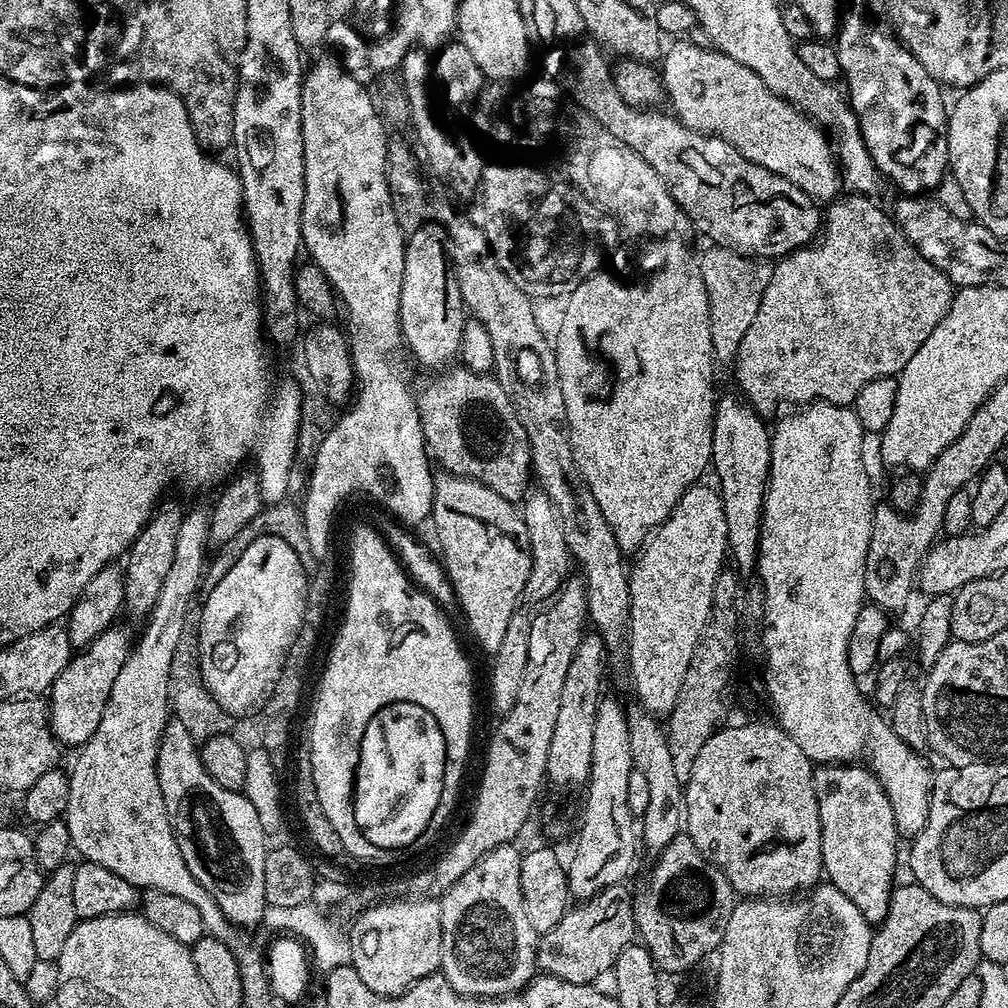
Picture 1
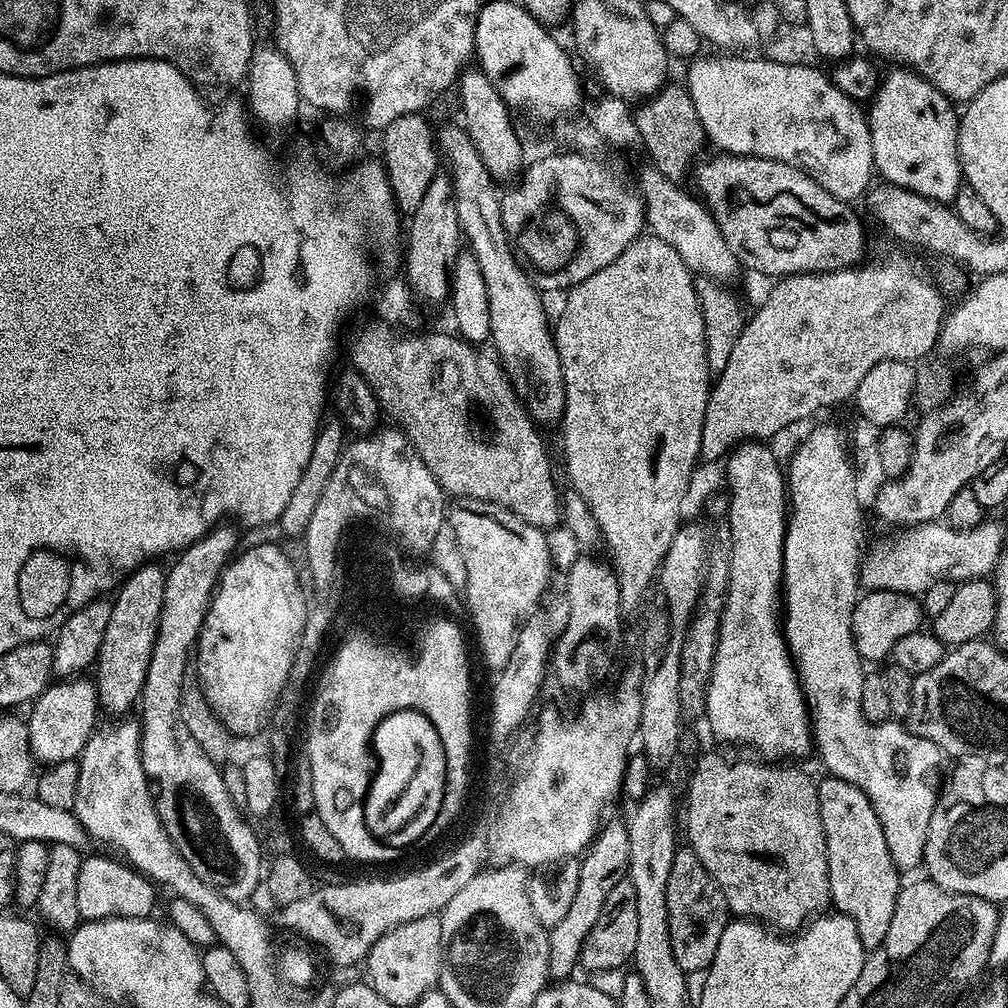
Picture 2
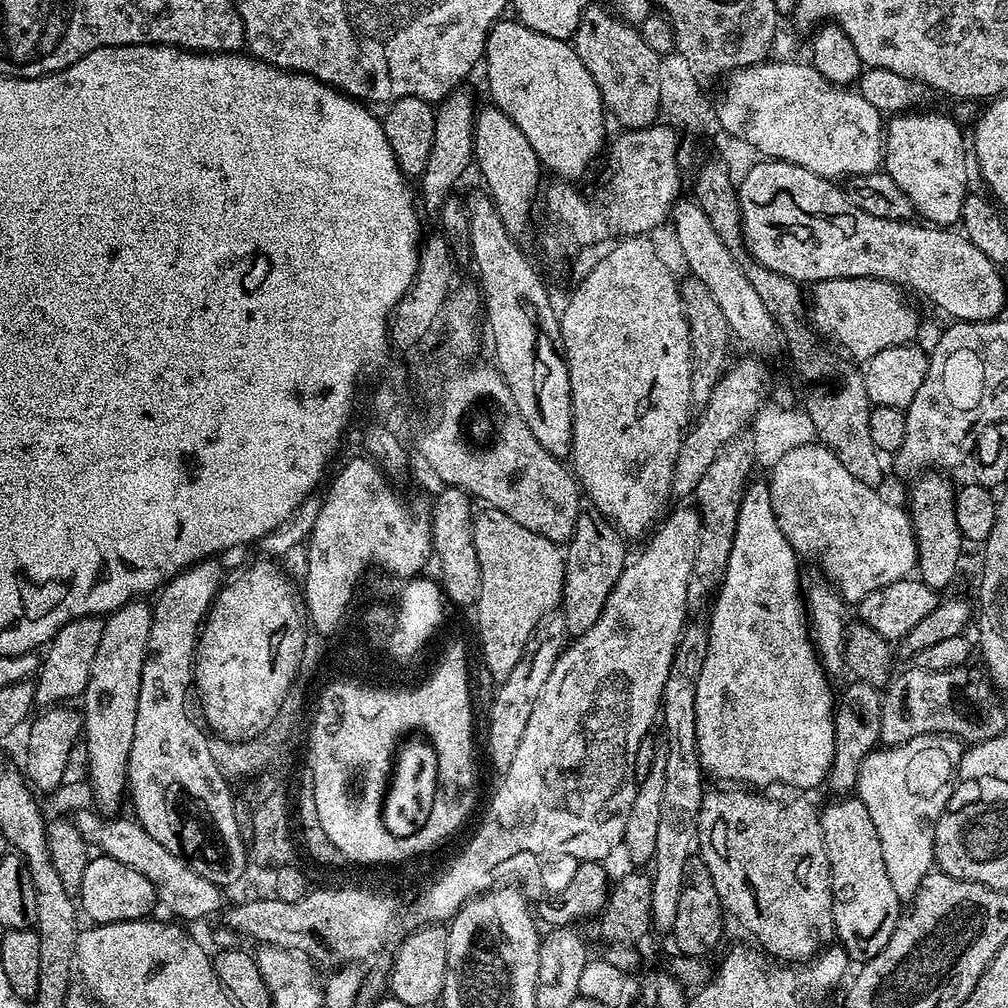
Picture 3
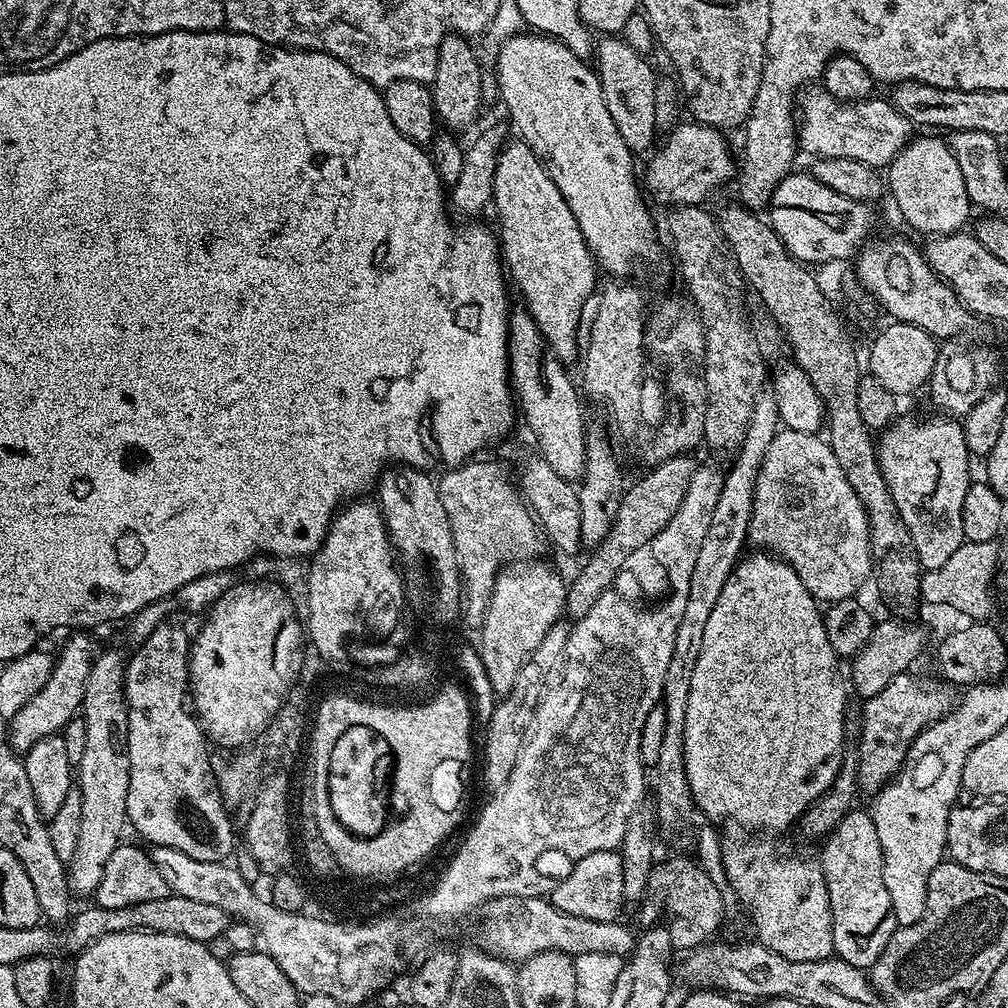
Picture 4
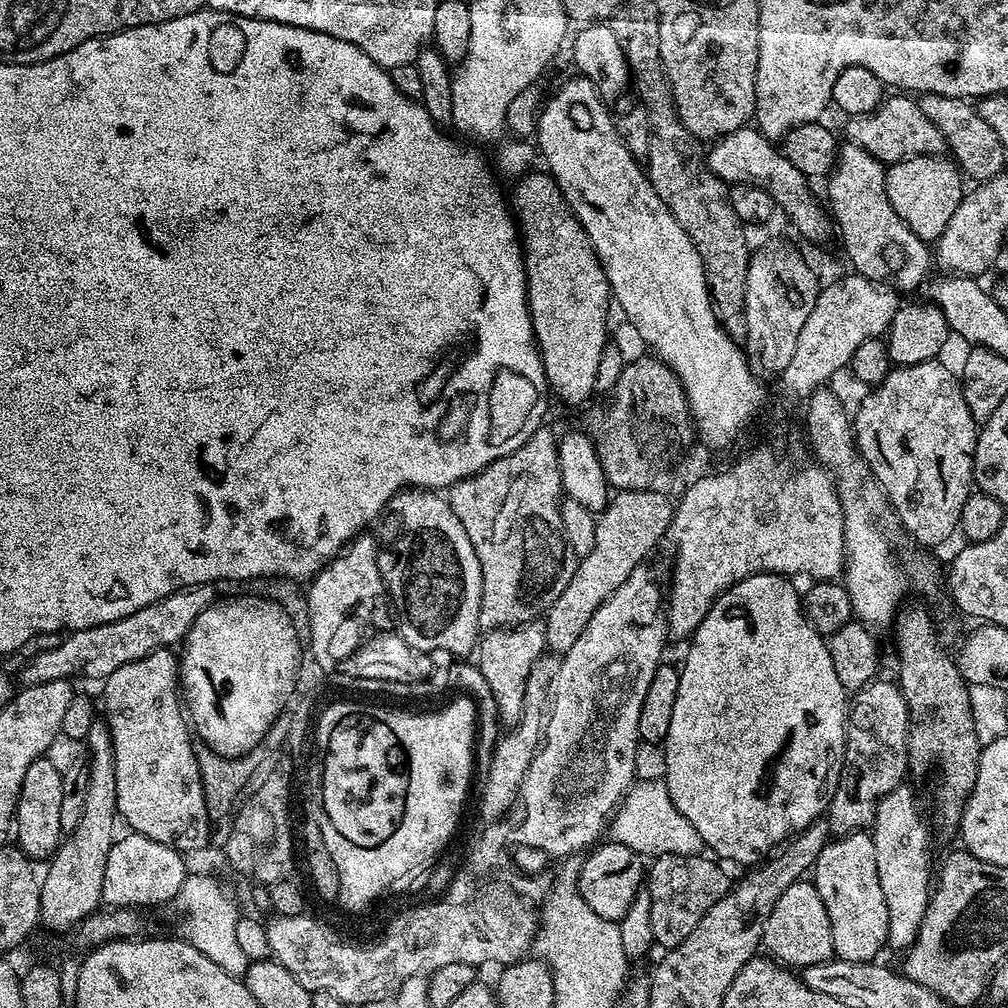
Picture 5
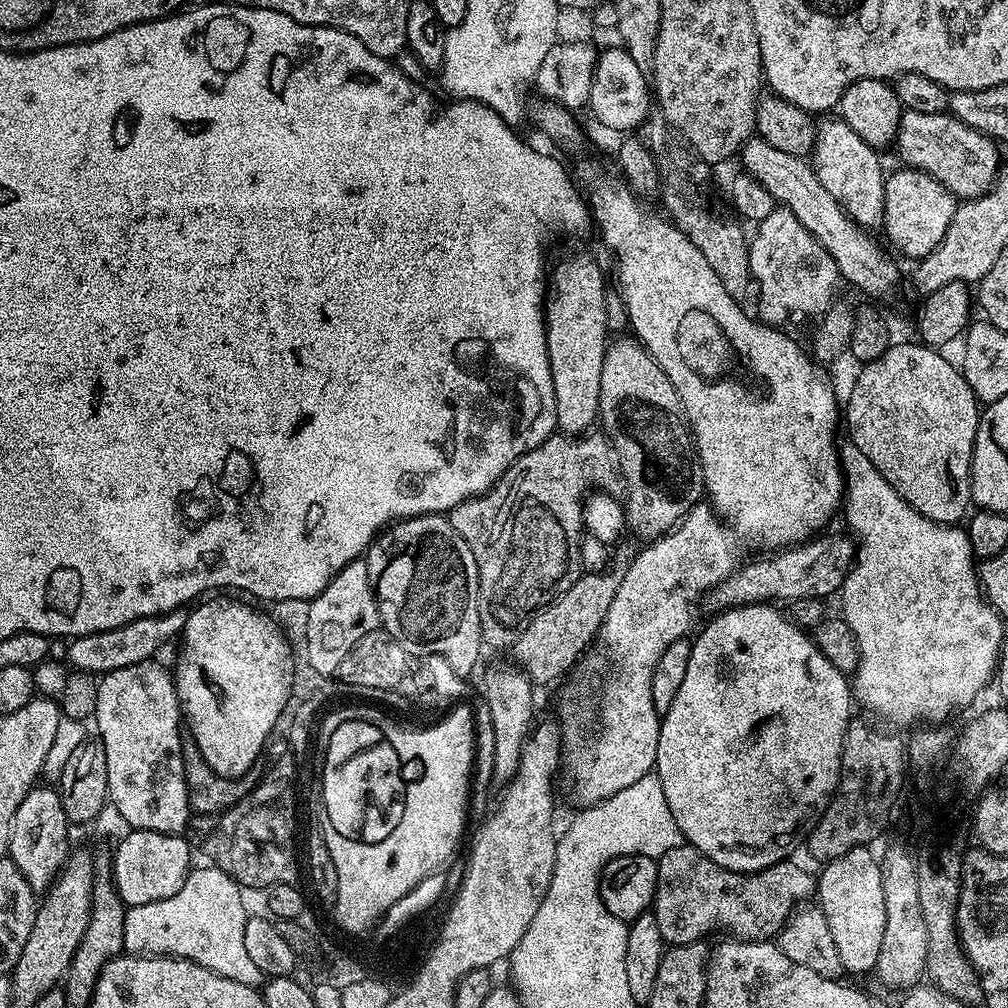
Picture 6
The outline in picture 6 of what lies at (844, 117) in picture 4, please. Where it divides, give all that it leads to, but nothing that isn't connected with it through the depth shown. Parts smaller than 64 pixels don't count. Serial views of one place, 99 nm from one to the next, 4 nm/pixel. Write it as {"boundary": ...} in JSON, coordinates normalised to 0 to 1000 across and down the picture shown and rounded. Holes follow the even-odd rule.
{"boundary":[[[898,110],[889,130],[887,148],[896,162],[912,167],[938,185],[953,199],[965,198],[979,190],[994,164],[989,140],[961,123],[956,123],[943,113]]]}

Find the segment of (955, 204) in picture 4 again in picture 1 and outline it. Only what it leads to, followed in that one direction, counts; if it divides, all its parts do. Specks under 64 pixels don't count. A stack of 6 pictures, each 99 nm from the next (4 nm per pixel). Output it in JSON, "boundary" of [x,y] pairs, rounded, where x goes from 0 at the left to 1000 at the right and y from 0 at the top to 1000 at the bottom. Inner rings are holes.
{"boundary":[[[838,15],[834,19],[827,47],[836,82],[841,82],[839,95],[853,122],[859,149],[874,176],[886,179],[894,191],[924,191],[941,170],[941,108],[938,103],[937,107],[934,84],[919,73],[919,65],[884,31],[857,16]]]}

